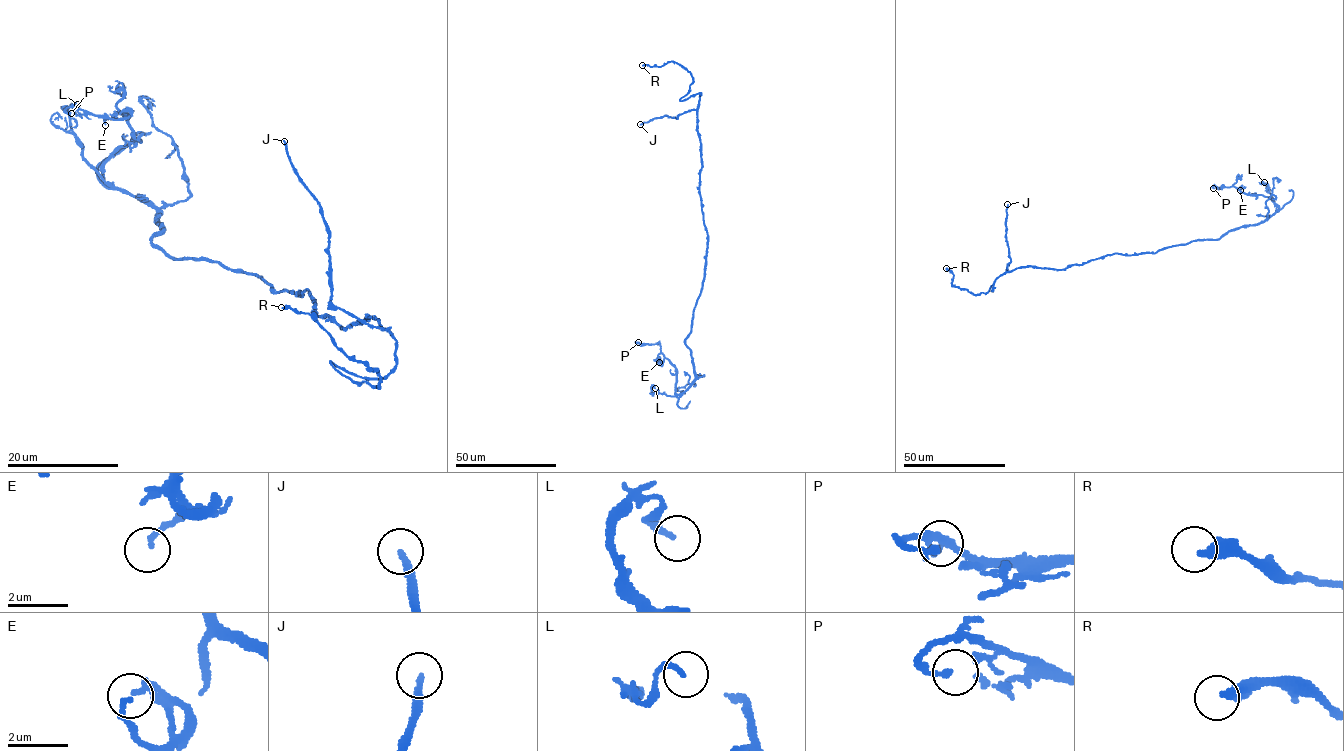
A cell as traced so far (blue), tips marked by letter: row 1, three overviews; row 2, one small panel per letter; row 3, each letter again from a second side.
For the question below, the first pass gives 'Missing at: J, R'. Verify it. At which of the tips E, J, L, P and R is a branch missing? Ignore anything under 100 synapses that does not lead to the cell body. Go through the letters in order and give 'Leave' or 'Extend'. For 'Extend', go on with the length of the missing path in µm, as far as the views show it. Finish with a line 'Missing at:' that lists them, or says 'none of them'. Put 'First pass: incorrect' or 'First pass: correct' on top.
First pass: correct
E: Leave
J: Extend. Missing length about 110 µm
L: Leave
P: Leave
R: Extend. Missing length about 80 µm
Missing at: J, R

